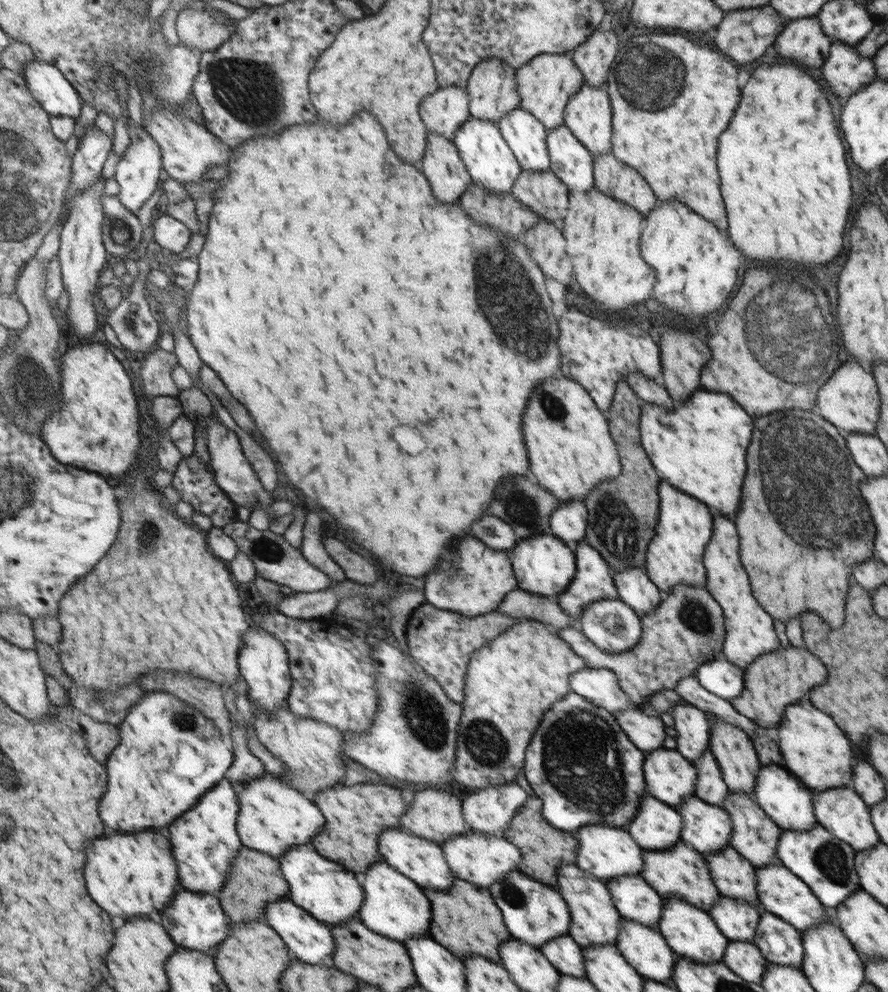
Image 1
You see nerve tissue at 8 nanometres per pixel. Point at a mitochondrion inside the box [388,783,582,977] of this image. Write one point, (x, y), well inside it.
(511, 894)

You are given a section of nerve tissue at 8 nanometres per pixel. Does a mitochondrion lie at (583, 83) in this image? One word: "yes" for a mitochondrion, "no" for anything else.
no

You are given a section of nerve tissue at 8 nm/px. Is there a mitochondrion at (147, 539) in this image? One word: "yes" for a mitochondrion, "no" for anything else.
yes

